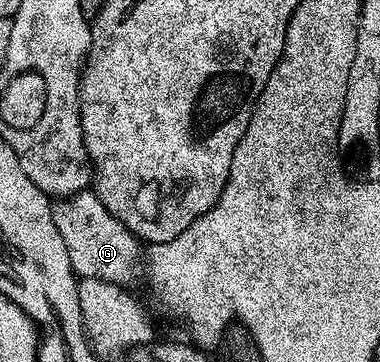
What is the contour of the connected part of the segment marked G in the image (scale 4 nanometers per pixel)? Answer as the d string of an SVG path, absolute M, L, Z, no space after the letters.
M90 189L82 190L69 198L56 201L53 206L53 220L61 240L65 240L65 252L69 252L69 264L79 278L92 278L102 282L112 282L124 288L141 274L140 239L135 237L105 204Z

